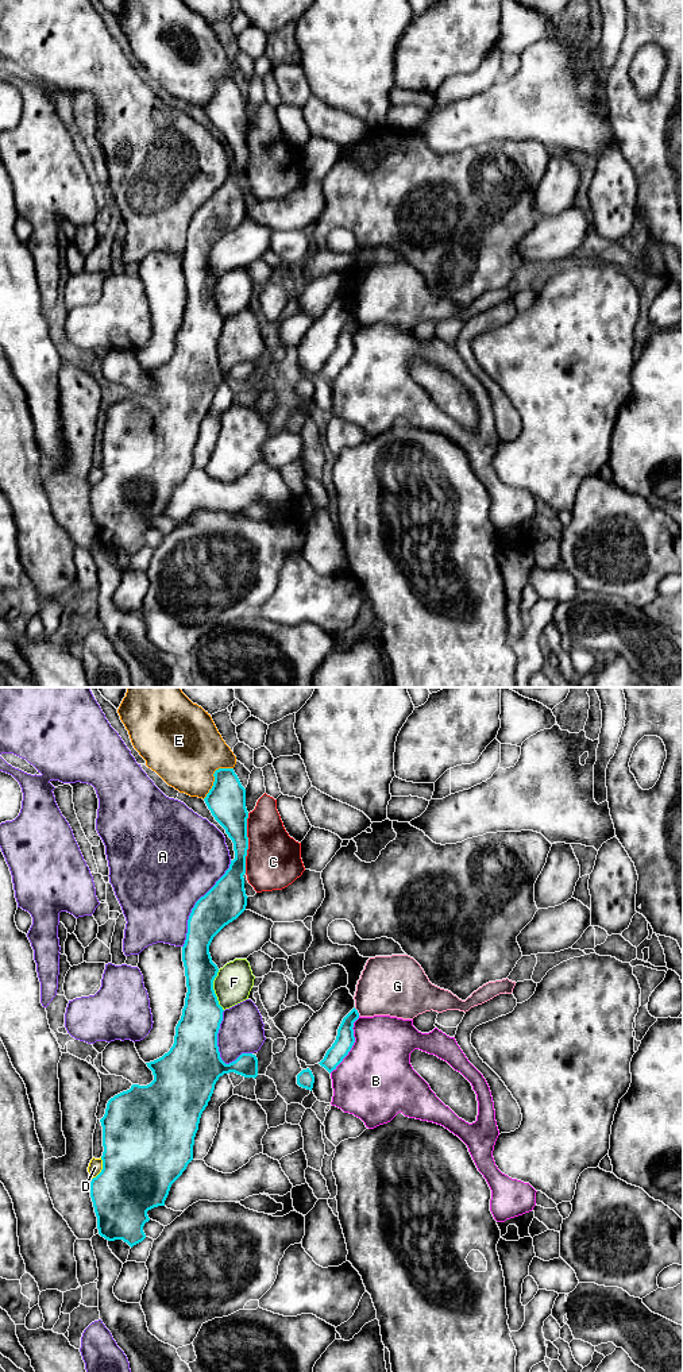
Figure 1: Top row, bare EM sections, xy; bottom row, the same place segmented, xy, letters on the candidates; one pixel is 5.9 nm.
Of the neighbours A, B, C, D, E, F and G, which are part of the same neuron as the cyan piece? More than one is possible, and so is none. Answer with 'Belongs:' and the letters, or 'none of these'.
Belongs: none of these

